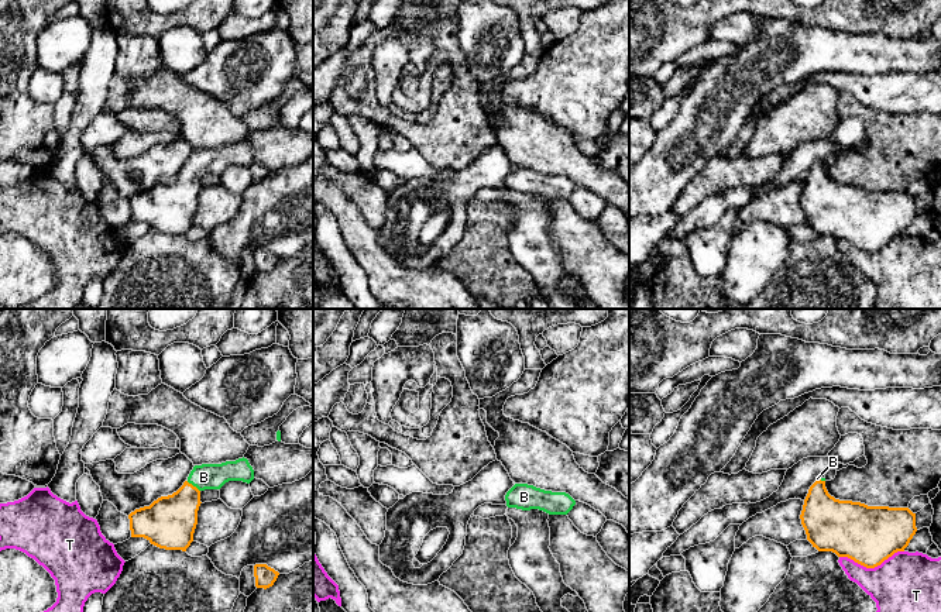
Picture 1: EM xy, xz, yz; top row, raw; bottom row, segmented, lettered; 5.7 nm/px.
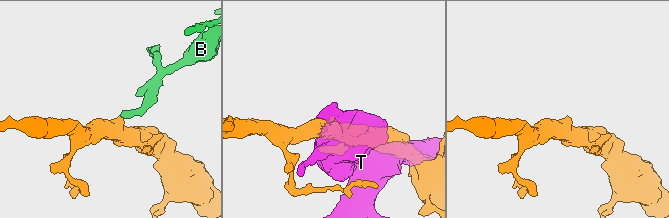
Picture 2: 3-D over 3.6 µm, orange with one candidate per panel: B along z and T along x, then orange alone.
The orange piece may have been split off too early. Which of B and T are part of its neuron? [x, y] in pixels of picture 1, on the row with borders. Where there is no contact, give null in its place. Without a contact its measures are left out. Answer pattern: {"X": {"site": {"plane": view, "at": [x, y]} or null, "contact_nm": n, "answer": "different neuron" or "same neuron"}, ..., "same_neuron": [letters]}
{"B": {"site": {"plane": "xy", "at": [192, 485]}, "contact_nm": 100, "answer": "same neuron"}, "T": {"site": {"plane": "yz", "at": [871, 567]}, "contact_nm": 380, "answer": "different neuron"}, "same_neuron": ["B"]}

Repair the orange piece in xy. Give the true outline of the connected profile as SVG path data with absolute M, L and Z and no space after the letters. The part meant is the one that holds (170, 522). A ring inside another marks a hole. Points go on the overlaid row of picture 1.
M244 457L221 464L195 465L176 492L128 515L131 537L144 537L159 549L186 551L198 525L200 492L220 489L229 481L250 484L253 479L254 470Z

